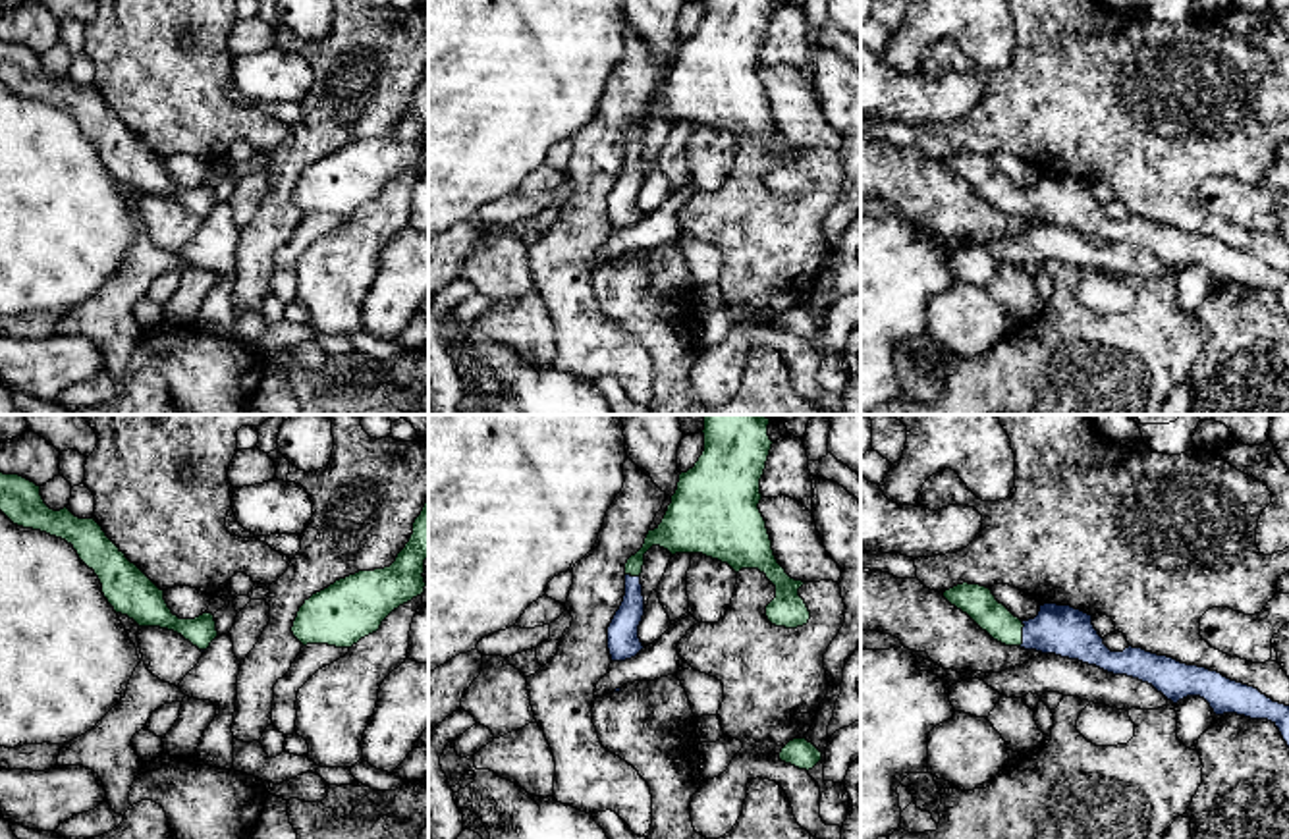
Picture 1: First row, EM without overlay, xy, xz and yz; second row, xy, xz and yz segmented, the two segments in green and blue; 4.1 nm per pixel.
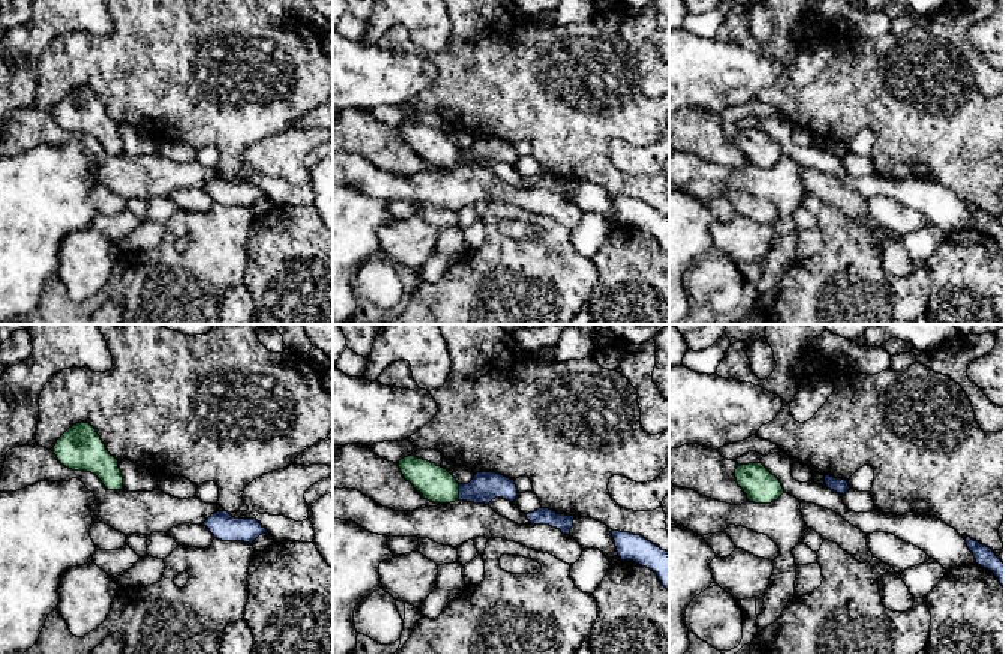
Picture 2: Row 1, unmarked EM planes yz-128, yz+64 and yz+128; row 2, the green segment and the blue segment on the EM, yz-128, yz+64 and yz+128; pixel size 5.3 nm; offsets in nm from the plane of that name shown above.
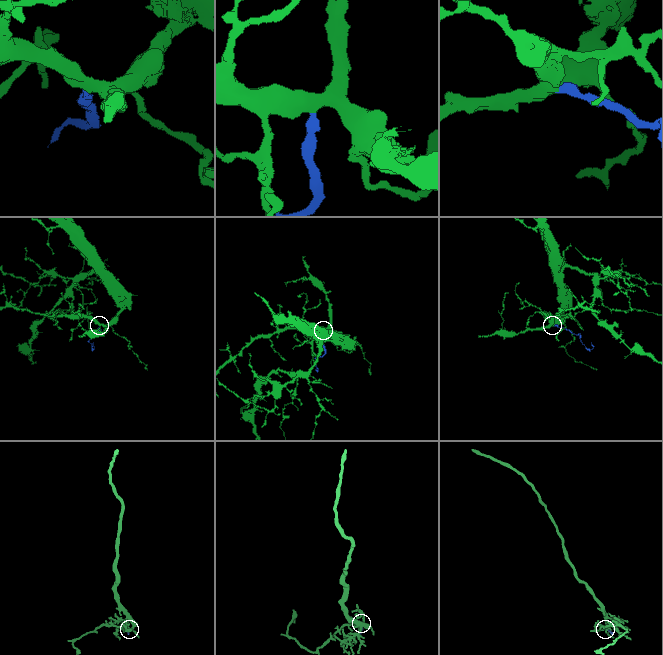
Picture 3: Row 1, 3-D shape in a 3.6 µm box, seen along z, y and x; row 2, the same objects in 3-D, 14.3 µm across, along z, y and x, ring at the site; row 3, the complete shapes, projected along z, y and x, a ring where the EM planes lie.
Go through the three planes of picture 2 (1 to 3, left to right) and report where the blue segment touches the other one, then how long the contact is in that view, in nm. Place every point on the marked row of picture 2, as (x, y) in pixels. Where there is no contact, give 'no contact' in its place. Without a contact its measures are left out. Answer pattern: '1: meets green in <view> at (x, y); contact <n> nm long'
1: no contact
2: meets green in yz+64 at (458, 492); contact 90 nm long
3: no contact

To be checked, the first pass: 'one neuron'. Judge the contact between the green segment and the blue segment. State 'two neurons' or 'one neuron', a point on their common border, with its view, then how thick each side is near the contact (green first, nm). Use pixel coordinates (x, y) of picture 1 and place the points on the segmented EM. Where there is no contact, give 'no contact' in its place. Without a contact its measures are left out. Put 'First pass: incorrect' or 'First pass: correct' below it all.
one neuron | yz (1021, 635) | 140/200 nm
First pass: correct

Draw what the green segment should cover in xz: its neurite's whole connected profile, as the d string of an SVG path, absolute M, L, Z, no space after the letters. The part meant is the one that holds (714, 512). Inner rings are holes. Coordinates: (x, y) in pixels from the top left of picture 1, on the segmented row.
M704 415L704 451L679 474L662 523L648 530L643 548L625 563L625 596L608 627L612 662L644 648L639 625L644 615L641 573L652 546L675 554L702 554L735 573L758 569L776 586L766 617L776 627L797 629L810 611L799 596L807 582L791 579L778 563L766 521L758 509L760 478L772 449L764 415Z

